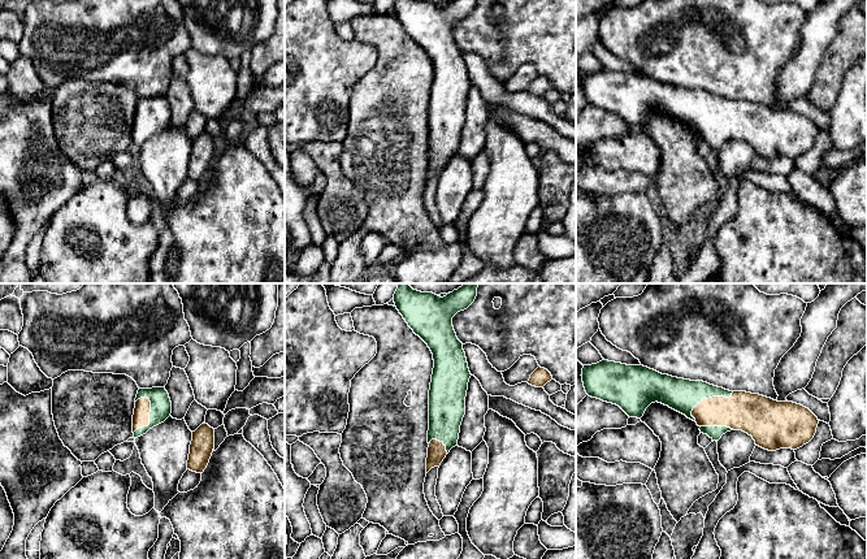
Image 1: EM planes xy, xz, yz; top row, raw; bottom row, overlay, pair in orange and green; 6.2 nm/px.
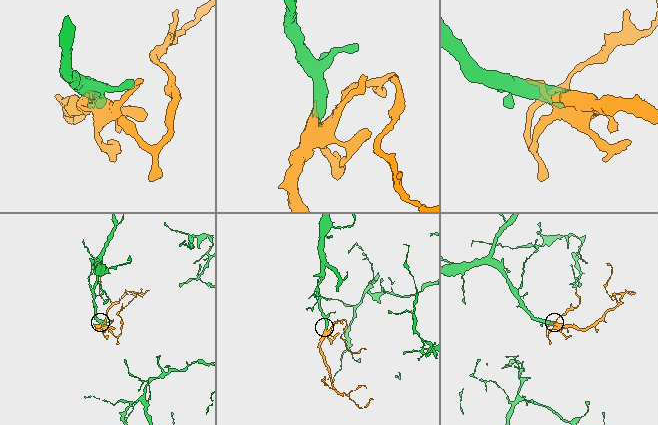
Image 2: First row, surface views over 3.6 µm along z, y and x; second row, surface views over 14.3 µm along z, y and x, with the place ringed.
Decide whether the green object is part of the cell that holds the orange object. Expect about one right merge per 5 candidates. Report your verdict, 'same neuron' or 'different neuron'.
same neuron

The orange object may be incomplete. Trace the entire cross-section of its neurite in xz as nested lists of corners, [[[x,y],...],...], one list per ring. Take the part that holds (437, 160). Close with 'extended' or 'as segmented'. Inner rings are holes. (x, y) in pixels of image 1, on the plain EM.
[[[395,0],[393,6],[396,18],[428,53],[434,69],[429,99],[426,182],[439,176],[458,153],[472,83],[452,26],[467,18],[476,5],[477,0],[452,0],[443,6],[433,1]]]; extended

